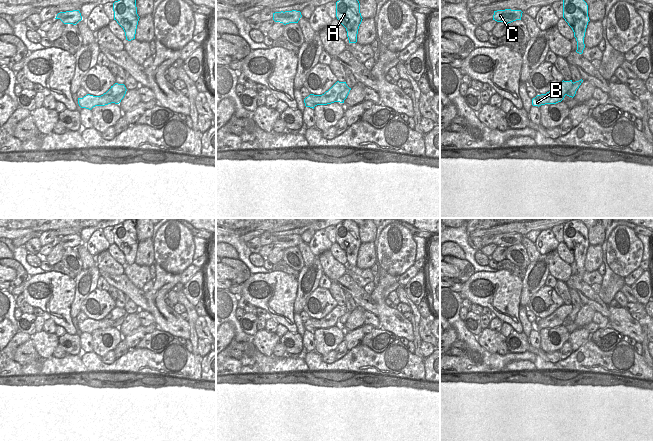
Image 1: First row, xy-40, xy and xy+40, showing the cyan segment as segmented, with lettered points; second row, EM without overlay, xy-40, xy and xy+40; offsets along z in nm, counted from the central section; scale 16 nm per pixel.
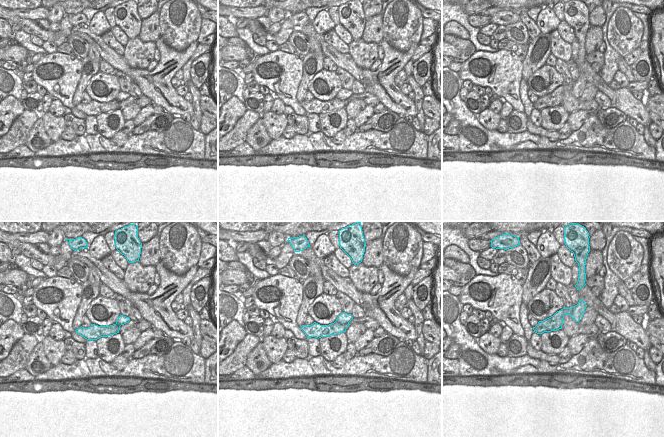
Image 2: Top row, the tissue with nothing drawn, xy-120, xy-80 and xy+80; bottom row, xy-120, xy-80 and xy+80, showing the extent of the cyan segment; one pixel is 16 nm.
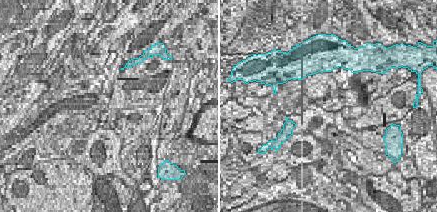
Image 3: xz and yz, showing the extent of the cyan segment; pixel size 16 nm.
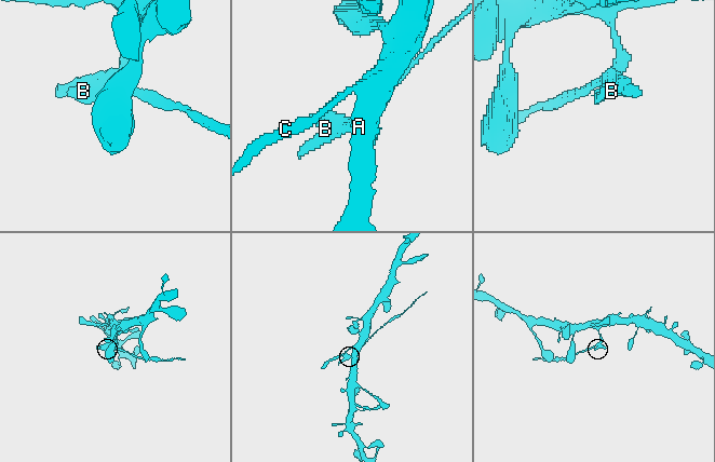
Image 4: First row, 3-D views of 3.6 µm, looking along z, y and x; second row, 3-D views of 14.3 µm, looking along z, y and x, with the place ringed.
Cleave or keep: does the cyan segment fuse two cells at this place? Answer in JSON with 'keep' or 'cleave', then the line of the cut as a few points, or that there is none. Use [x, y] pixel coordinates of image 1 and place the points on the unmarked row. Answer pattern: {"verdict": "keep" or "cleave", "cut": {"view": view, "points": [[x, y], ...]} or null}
{"verdict": "cleave", "cut": {"view": "xy+40", "points": [[573, 307], [569, 320]]}}

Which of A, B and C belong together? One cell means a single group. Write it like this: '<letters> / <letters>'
A C / B

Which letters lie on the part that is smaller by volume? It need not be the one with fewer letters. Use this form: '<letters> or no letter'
B

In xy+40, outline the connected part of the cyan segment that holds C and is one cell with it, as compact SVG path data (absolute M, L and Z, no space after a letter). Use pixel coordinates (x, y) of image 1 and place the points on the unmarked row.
M497 234L494 235L493 244L508 248L516 244L521 244L522 237L523 236L521 234Z

